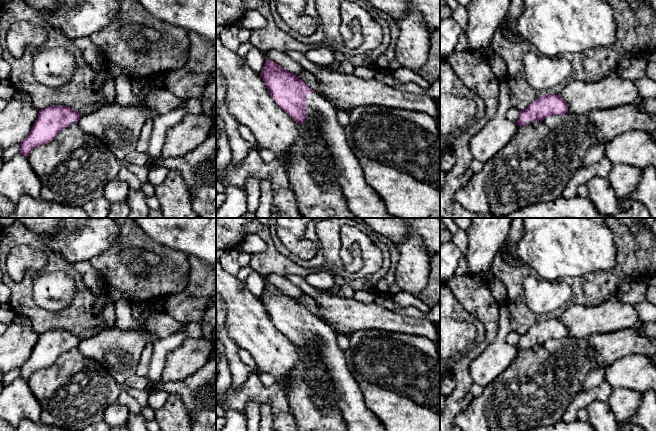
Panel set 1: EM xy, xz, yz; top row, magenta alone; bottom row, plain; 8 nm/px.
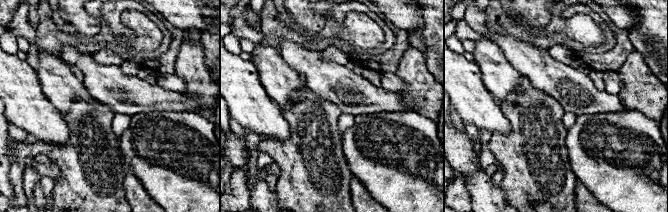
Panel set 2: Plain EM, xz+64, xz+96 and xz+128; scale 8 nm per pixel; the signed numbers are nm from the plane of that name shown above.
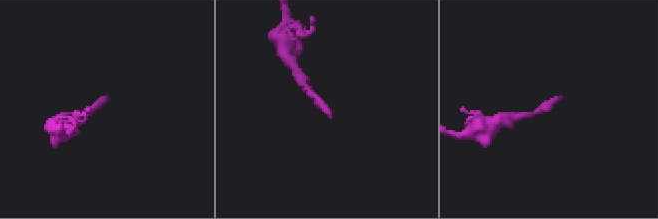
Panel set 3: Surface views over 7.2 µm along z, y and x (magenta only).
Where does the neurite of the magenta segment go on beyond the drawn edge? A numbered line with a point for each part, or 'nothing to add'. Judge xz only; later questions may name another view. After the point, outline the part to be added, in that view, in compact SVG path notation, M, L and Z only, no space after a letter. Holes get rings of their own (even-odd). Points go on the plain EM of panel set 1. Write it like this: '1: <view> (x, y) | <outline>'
1: xz (319, 334) | M317 316L306 321L306 347L316 347L337 392L337 407L348 431L386 431L365 405L358 383L346 365L345 352L336 343L336 332Z

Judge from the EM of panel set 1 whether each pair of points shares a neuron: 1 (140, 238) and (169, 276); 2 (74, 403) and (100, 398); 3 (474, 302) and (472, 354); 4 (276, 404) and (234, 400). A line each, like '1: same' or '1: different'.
1: same
2: same
3: same
4: same

